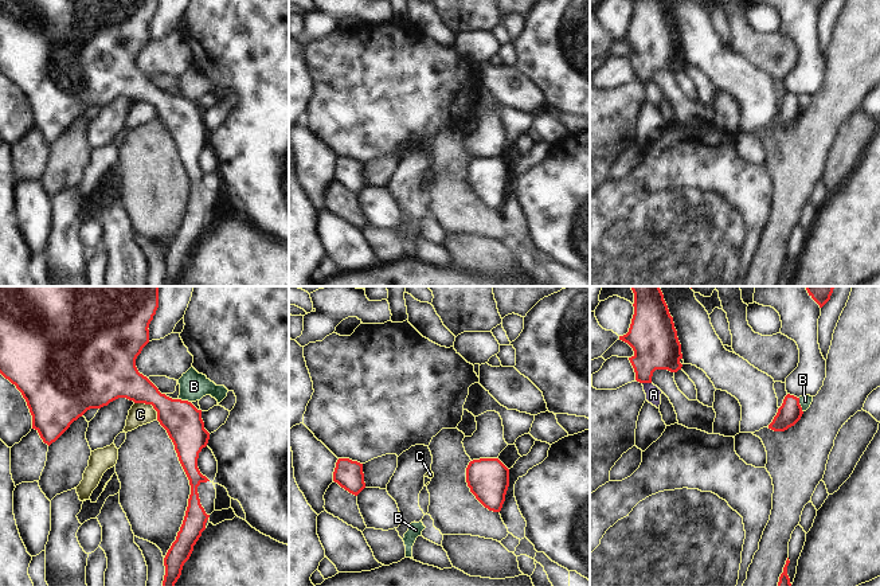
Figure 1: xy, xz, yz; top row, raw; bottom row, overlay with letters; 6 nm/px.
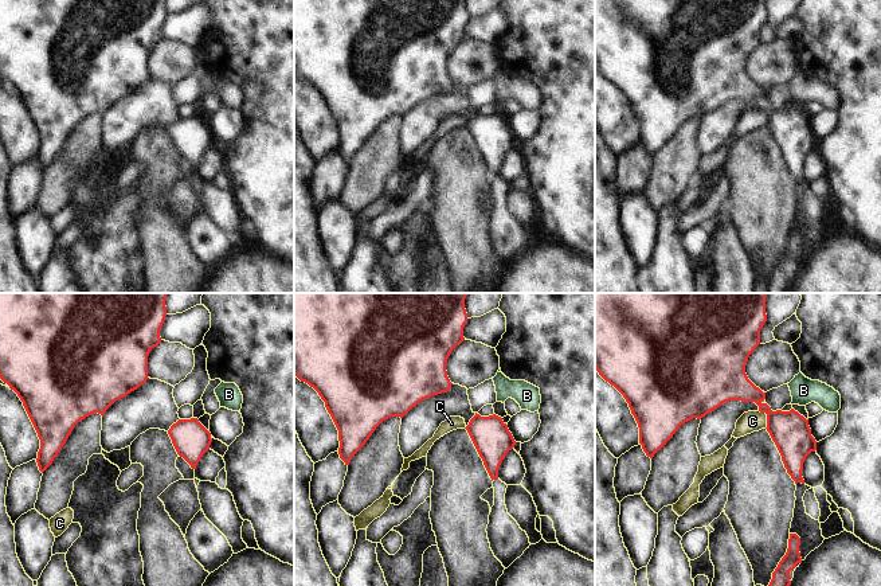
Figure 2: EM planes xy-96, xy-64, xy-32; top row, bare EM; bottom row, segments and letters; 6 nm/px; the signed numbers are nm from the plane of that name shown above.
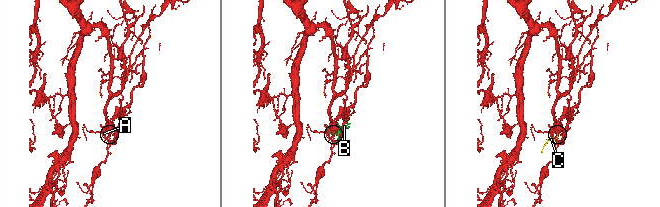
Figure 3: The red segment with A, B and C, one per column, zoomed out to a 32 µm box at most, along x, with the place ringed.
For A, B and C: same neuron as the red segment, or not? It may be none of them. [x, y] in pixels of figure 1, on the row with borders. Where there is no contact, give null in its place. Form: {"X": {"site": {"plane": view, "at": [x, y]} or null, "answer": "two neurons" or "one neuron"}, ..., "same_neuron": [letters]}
{"A": {"site": {"plane": "yz", "at": [646, 382]}, "answer": "two neurons"}, "B": {"site": {"plane": "yz", "at": [800, 405]}, "answer": "two neurons"}, "C": {"site": {"plane": "xy", "at": [151, 403]}, "answer": "two neurons"}, "same_neuron": []}

